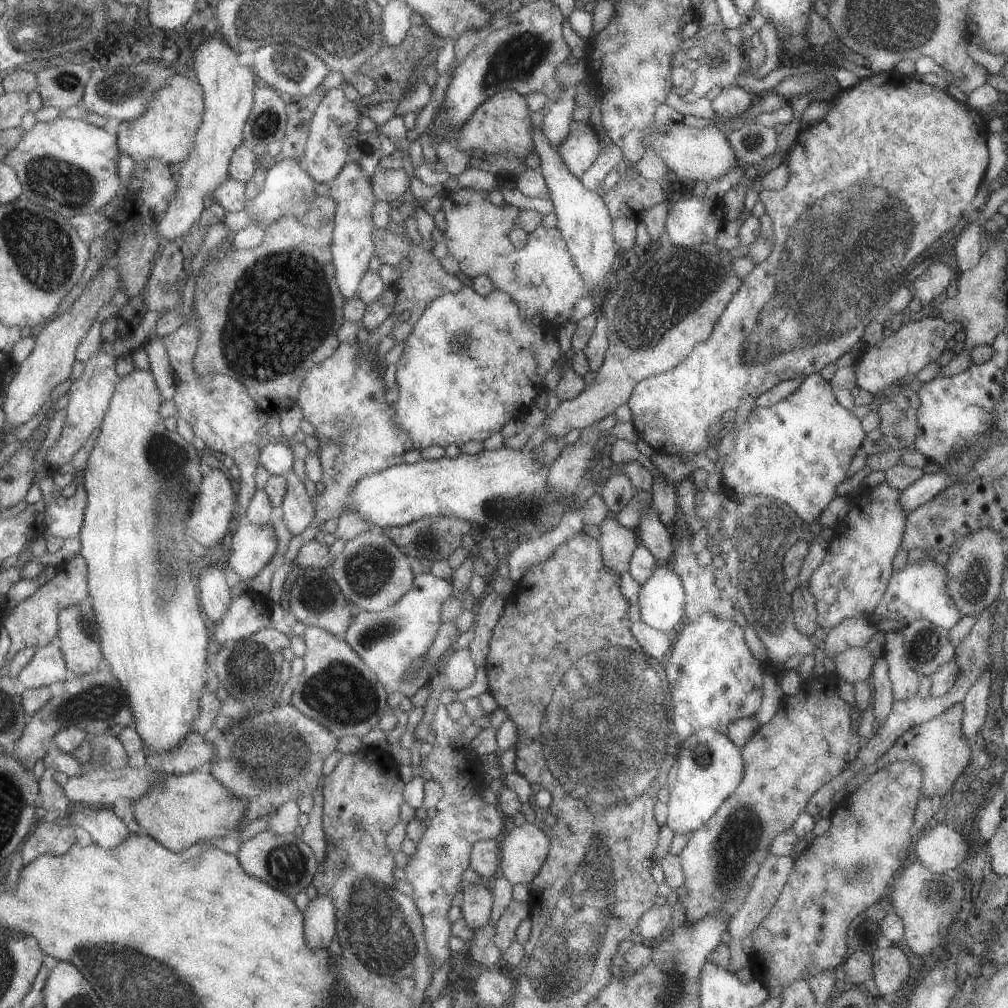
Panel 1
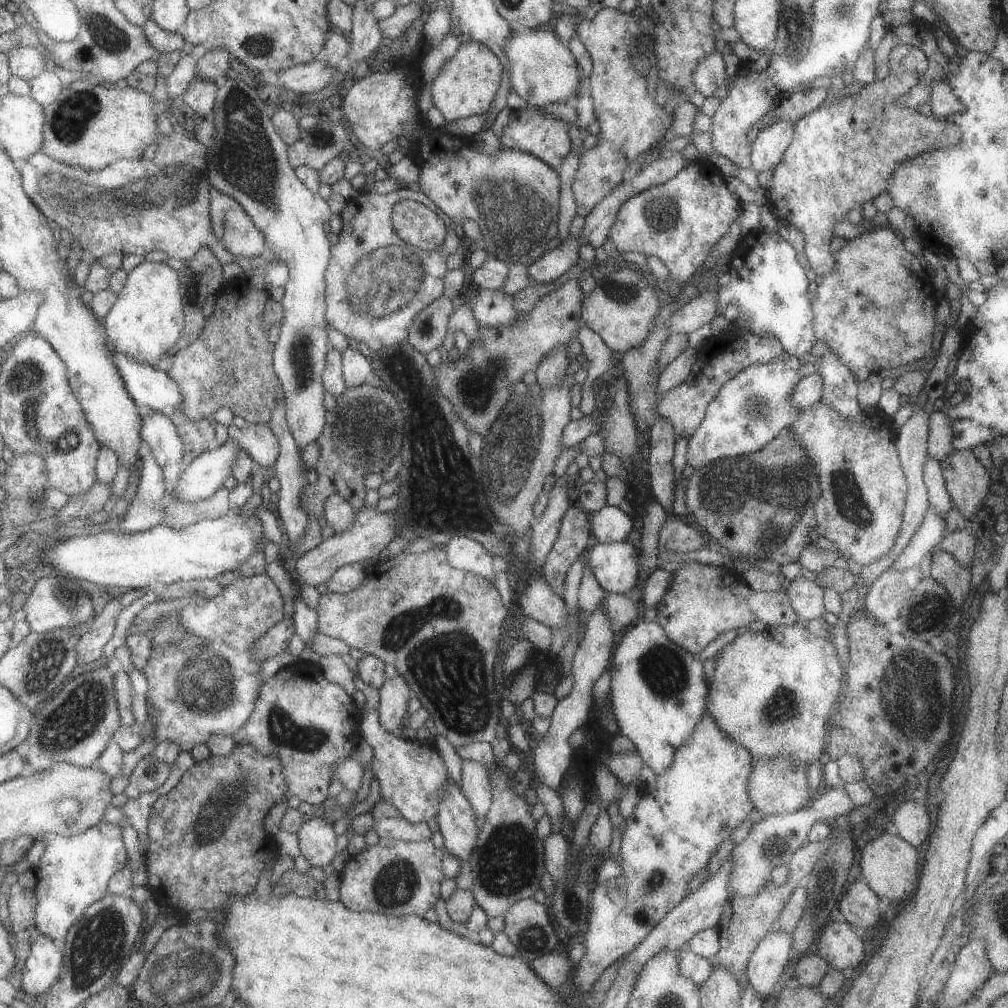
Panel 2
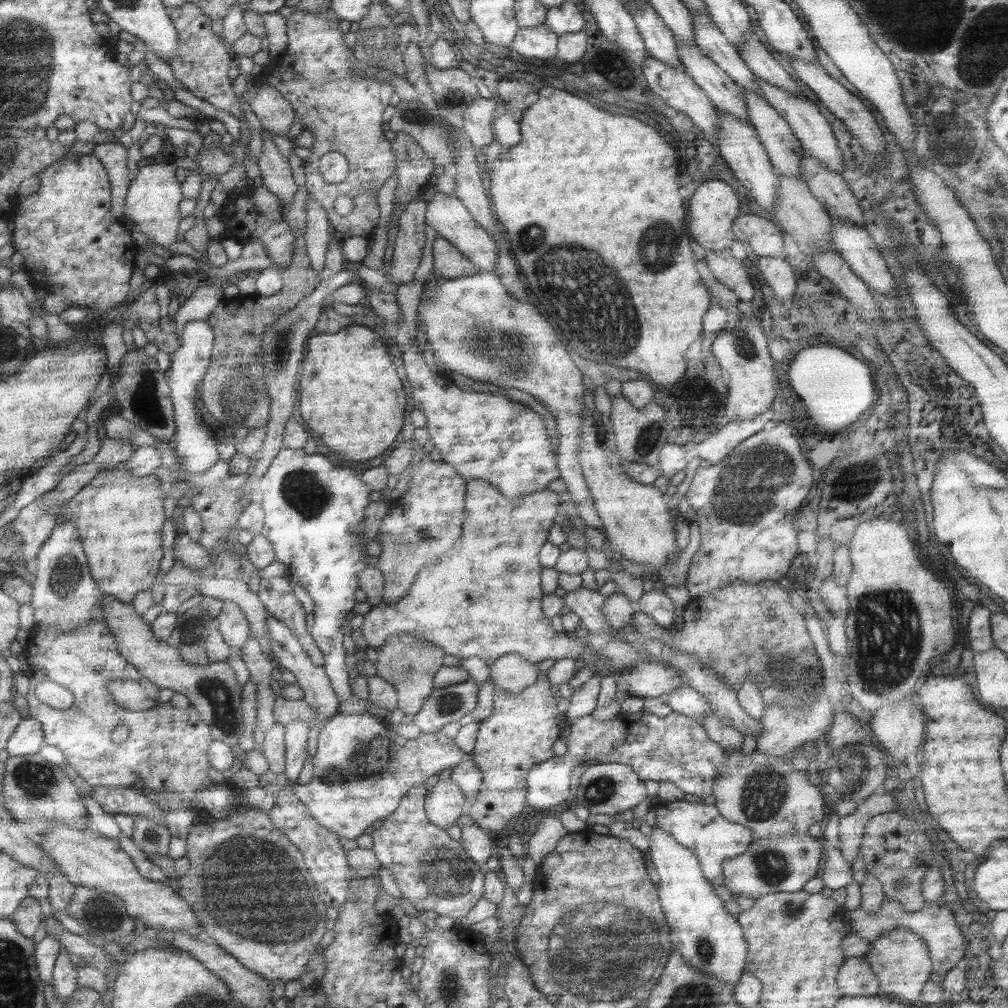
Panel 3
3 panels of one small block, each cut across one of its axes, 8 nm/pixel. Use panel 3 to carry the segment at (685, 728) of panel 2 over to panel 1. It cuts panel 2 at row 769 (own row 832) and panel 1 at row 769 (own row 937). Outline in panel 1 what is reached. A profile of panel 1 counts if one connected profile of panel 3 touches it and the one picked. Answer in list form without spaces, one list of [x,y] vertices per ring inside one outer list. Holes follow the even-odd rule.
[[[699,728],[679,742],[677,760],[667,774],[669,798],[667,798],[667,822],[675,834],[693,834],[699,830],[723,804],[725,798],[739,786],[743,778],[743,760],[741,748],[735,746],[727,734],[721,734],[713,728]]]

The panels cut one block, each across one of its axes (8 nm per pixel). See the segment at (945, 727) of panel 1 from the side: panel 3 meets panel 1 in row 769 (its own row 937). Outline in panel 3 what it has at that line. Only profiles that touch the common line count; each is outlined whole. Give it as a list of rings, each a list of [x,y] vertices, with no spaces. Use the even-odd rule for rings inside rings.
[[[883,900],[877,914],[865,914],[861,908],[847,912],[847,930],[853,930],[855,936],[861,936],[861,938],[871,940],[871,942],[875,942],[885,932],[895,932],[895,930],[905,930],[905,932],[911,930],[913,934],[921,936],[921,940],[925,940],[925,946],[927,946],[927,952],[931,958],[929,980],[937,986],[941,986],[945,974],[957,966],[957,962],[963,958],[965,948],[967,948],[967,938],[961,934],[953,910],[949,906],[941,906],[941,904],[933,906],[933,908],[923,906],[923,910],[915,912],[915,916],[913,916],[913,914],[905,912],[901,904],[897,904],[893,900]]]

